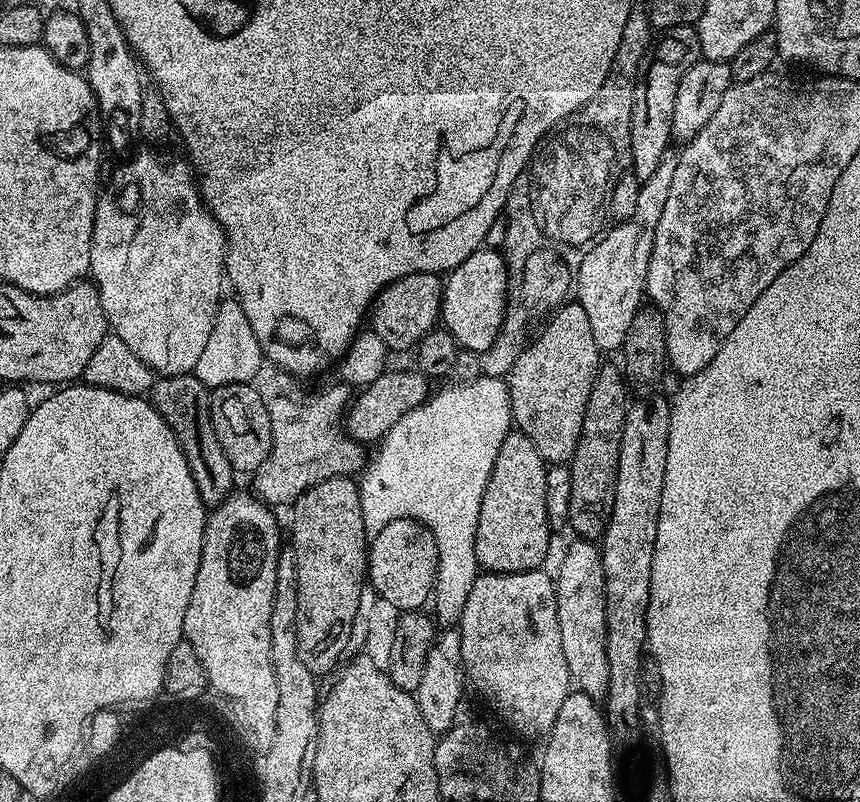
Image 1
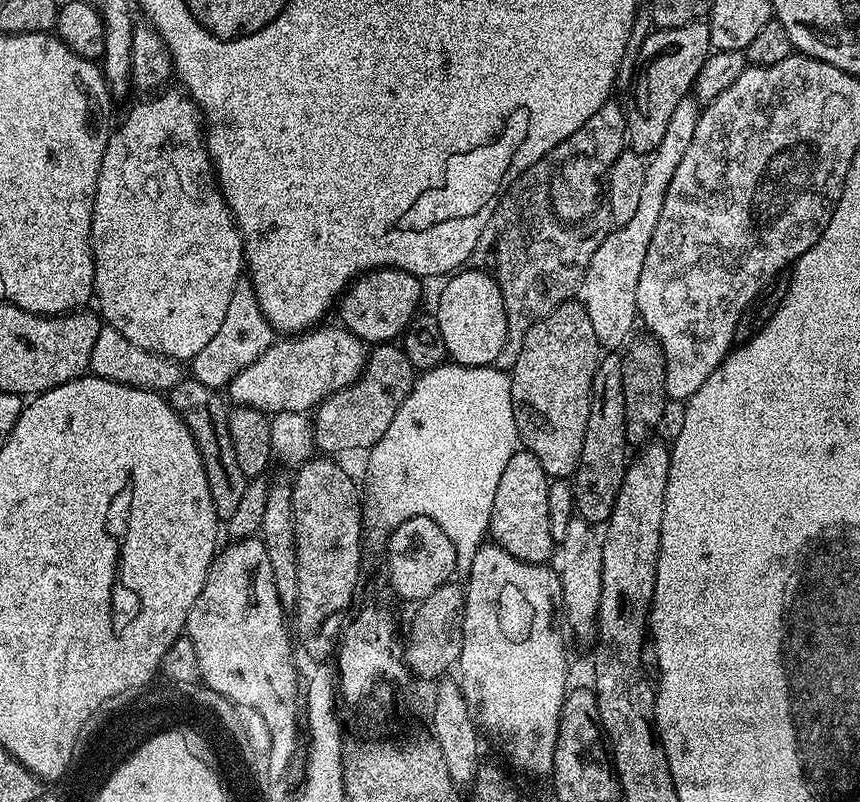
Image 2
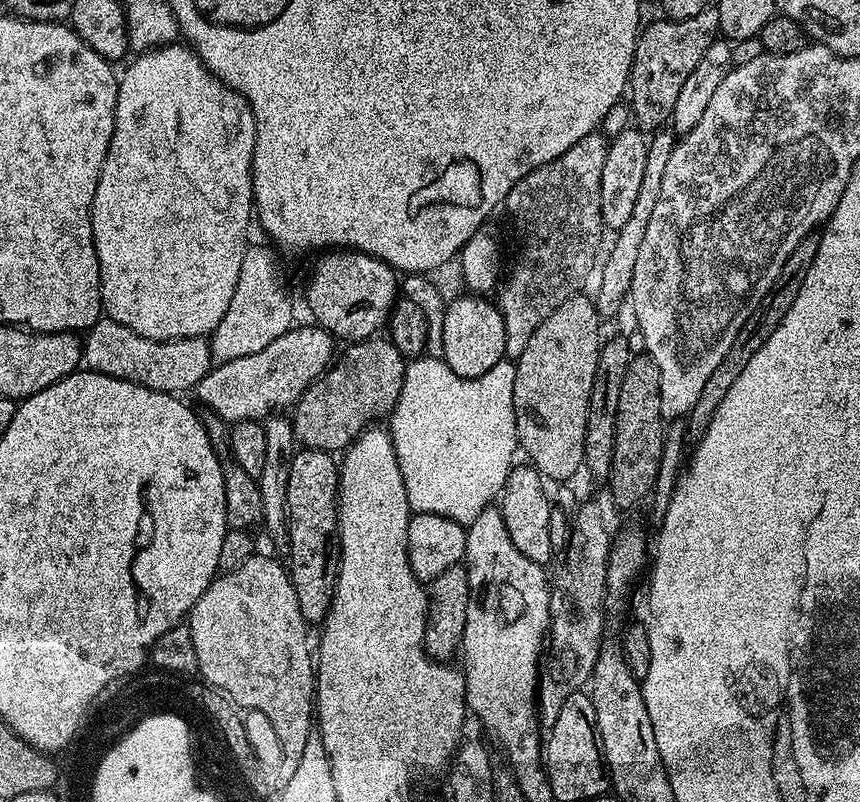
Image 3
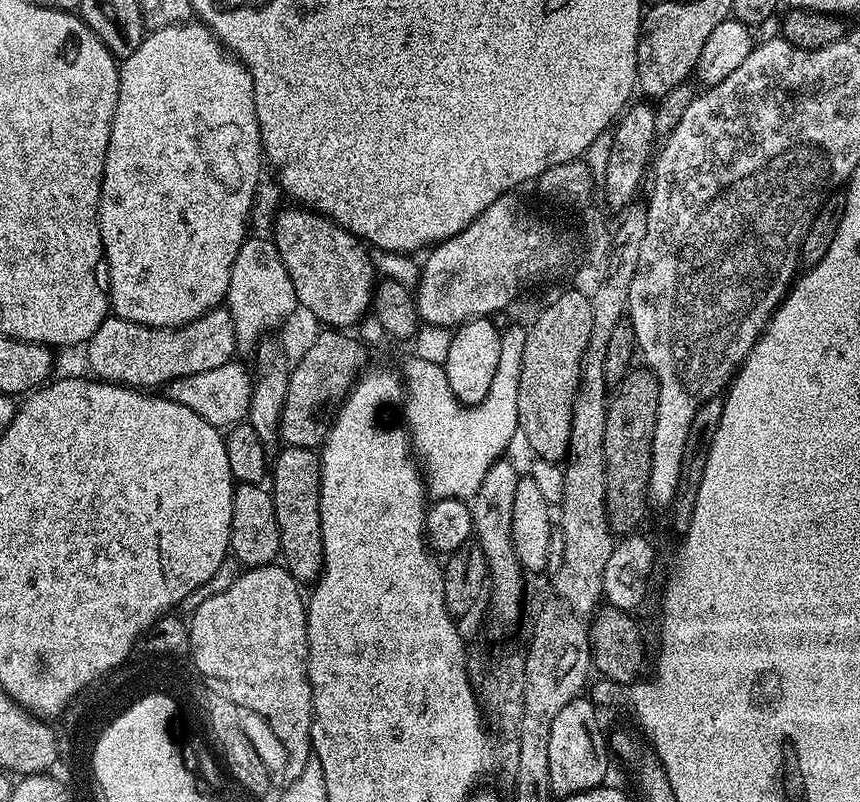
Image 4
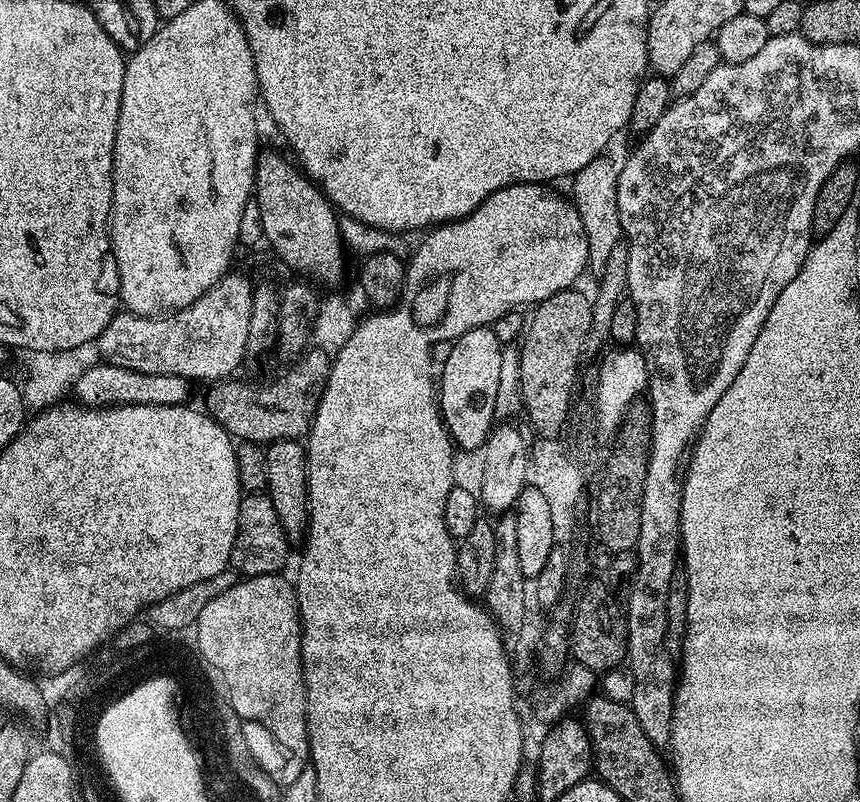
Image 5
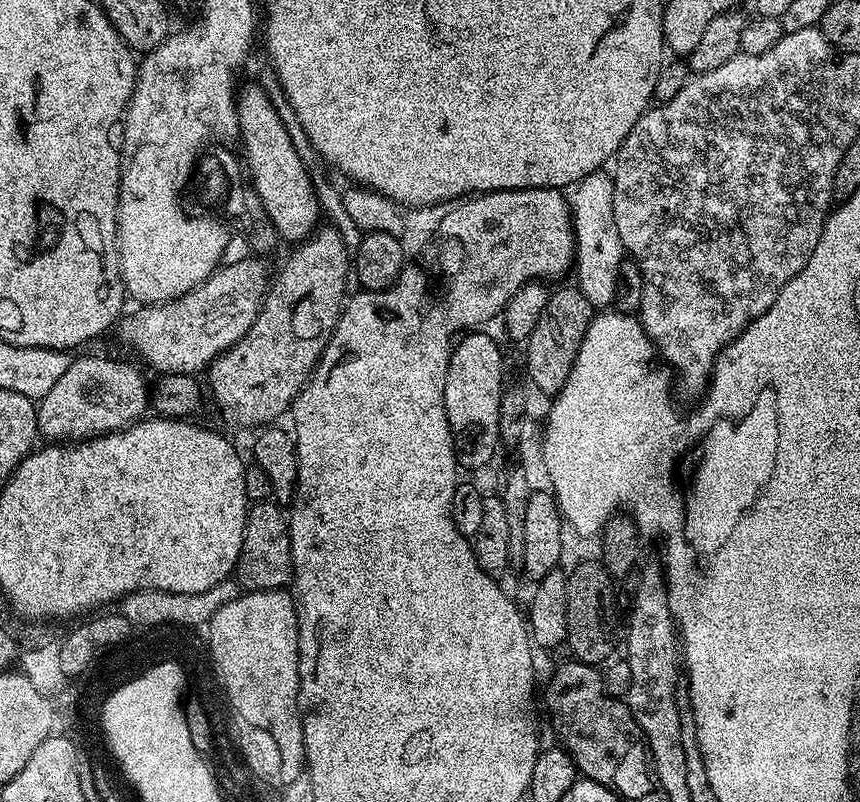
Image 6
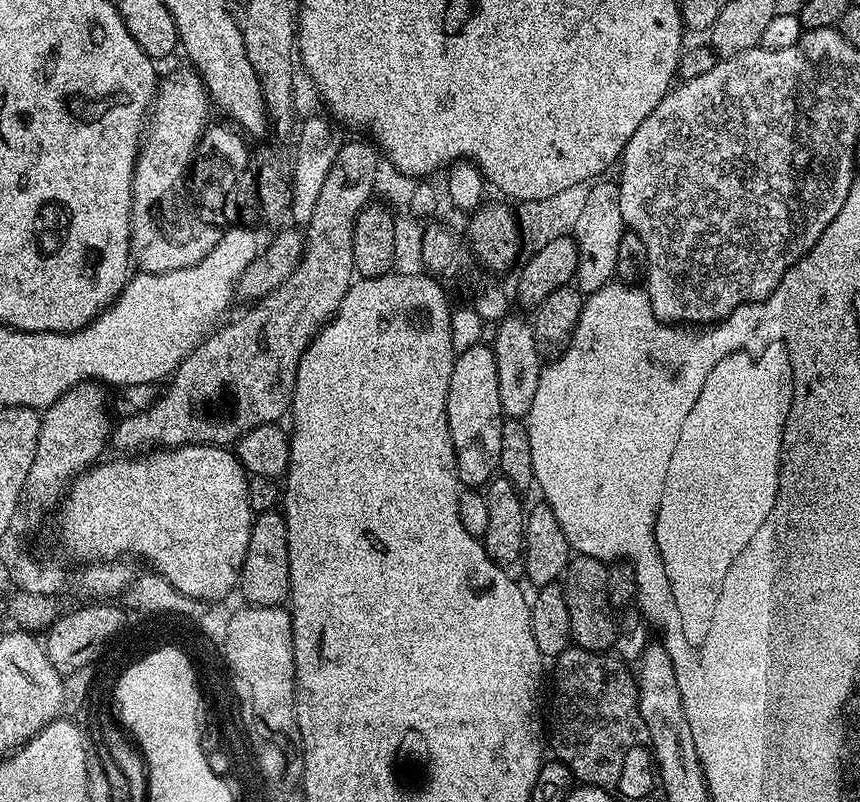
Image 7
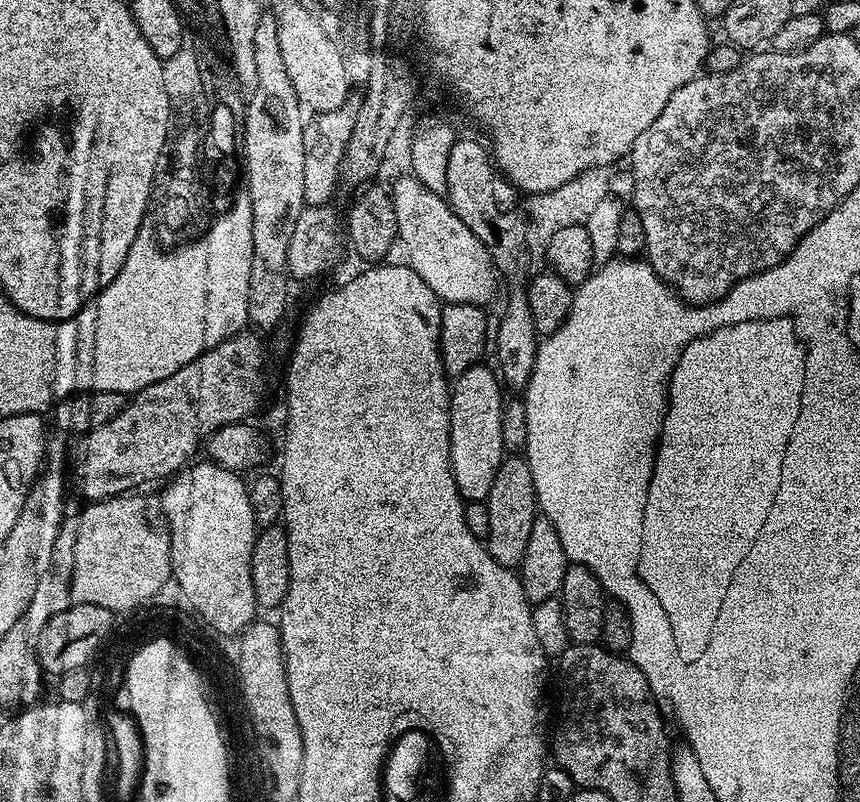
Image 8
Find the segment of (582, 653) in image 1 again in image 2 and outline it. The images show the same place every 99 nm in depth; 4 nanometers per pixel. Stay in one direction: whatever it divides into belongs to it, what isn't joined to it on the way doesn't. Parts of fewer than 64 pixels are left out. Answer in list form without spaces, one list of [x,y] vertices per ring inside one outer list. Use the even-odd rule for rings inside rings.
[[[573,516],[566,535],[558,544],[560,608],[571,632],[580,640],[591,641],[596,635],[598,606],[601,602],[601,564],[603,541],[597,529],[584,519]]]

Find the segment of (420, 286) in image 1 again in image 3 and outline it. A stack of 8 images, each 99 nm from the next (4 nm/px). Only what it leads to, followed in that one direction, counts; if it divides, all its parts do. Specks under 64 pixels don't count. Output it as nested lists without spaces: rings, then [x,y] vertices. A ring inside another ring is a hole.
[[[328,250],[323,254],[317,255],[316,261],[312,264],[312,273],[308,276],[308,308],[312,311],[313,321],[318,322],[319,327],[325,328],[327,332],[332,333],[337,341],[344,340],[343,342],[355,342],[357,340],[370,340],[377,335],[376,332],[385,327],[388,323],[388,315],[391,314],[392,308],[395,306],[398,299],[398,273],[395,268],[391,268],[386,262],[382,262],[373,256],[367,256],[365,252],[354,252],[351,250]]]

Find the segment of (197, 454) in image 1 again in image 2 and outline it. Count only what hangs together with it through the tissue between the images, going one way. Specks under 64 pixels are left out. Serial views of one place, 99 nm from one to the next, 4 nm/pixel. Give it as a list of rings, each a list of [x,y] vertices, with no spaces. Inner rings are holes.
[[[181,378],[178,386],[174,386],[166,394],[168,405],[186,422],[198,450],[202,454],[202,462],[206,466],[206,478],[210,482],[210,494],[214,498],[217,521],[226,522],[241,505],[243,494],[249,483],[249,477],[242,474],[234,454],[234,442],[230,442],[228,429],[229,409],[224,408],[225,401],[220,401],[221,393],[217,389],[203,385],[193,378]]]

